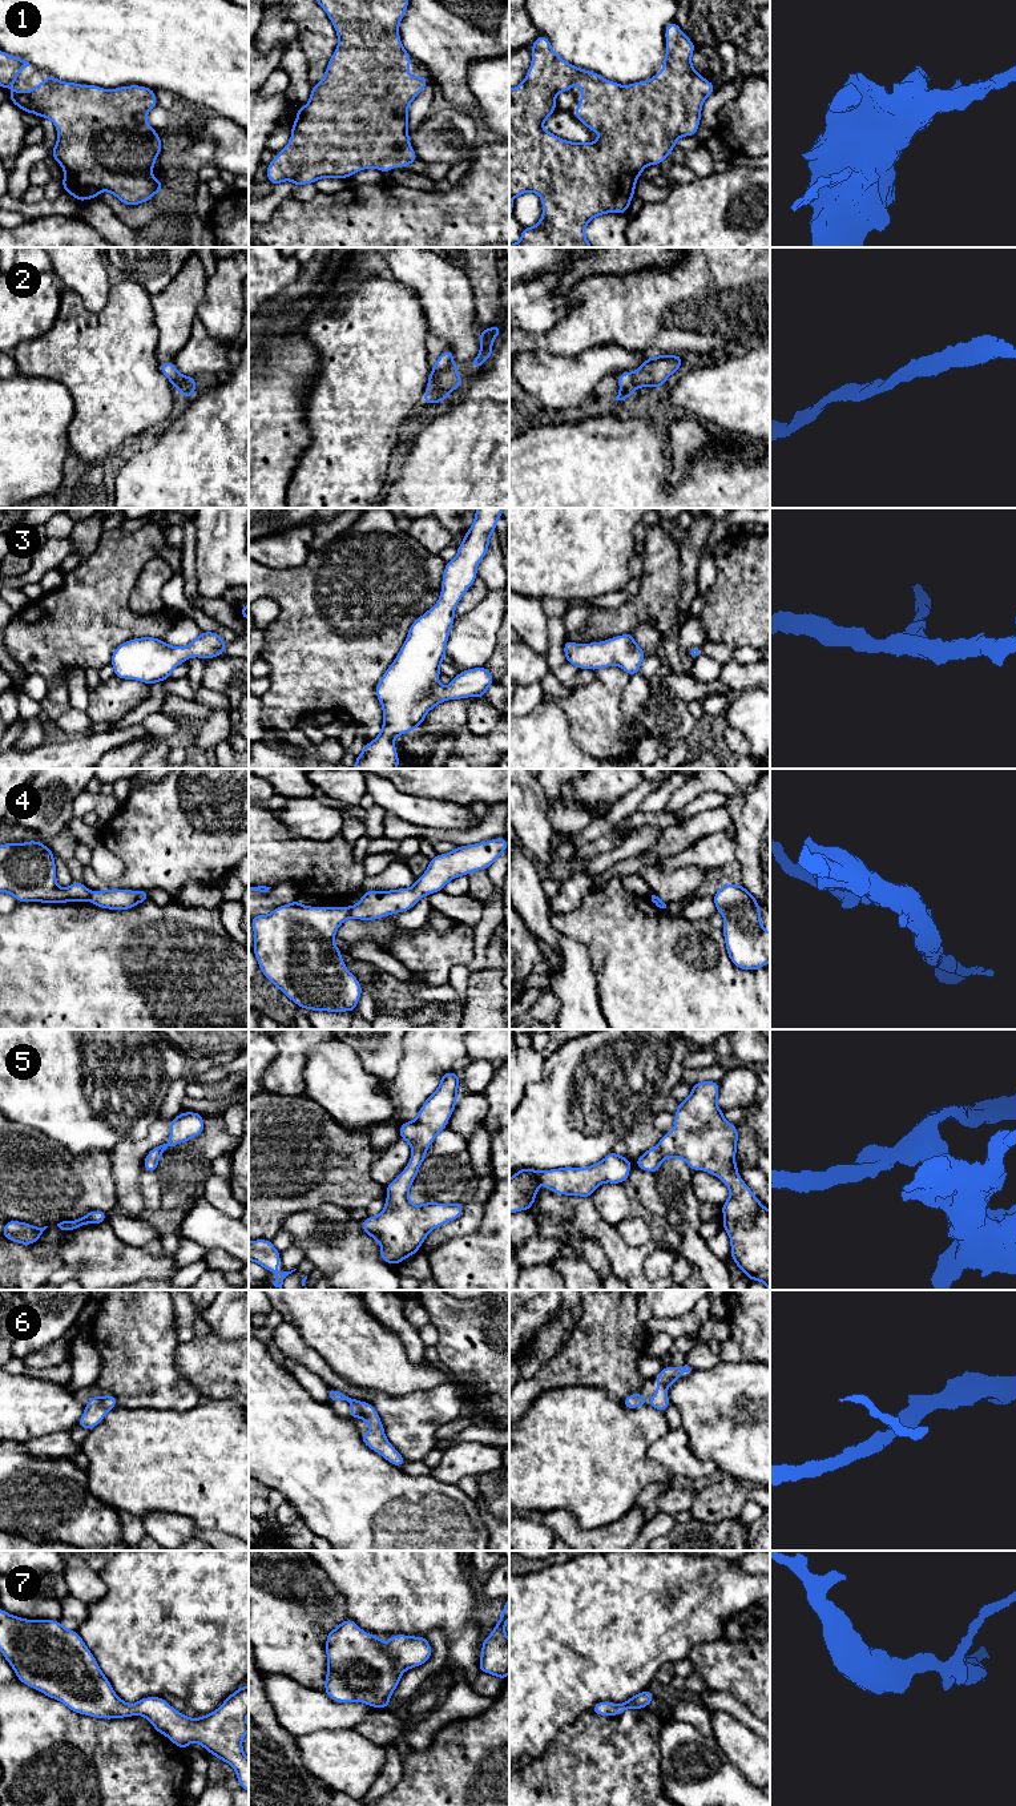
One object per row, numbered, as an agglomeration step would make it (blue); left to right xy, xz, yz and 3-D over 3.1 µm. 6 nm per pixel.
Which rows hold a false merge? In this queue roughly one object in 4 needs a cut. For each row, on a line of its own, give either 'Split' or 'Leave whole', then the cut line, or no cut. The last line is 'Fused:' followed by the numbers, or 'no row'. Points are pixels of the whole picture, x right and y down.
1: Leave whole. No split
2: Leave whole. No split
3: Leave whole. No split
4: Split. Split along xz (349, 907), (350, 916)
5: Leave whole. No split
6: Leave whole. No split
7: Leave whole. No split
Fused: 4

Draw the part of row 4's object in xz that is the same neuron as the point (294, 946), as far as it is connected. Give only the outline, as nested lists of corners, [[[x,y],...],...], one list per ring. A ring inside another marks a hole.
[[[299,900],[277,907],[267,915],[253,915],[253,952],[261,972],[301,1008],[326,1012],[355,1012],[362,984],[348,972],[335,946],[336,930],[350,918],[350,907],[311,907]]]

